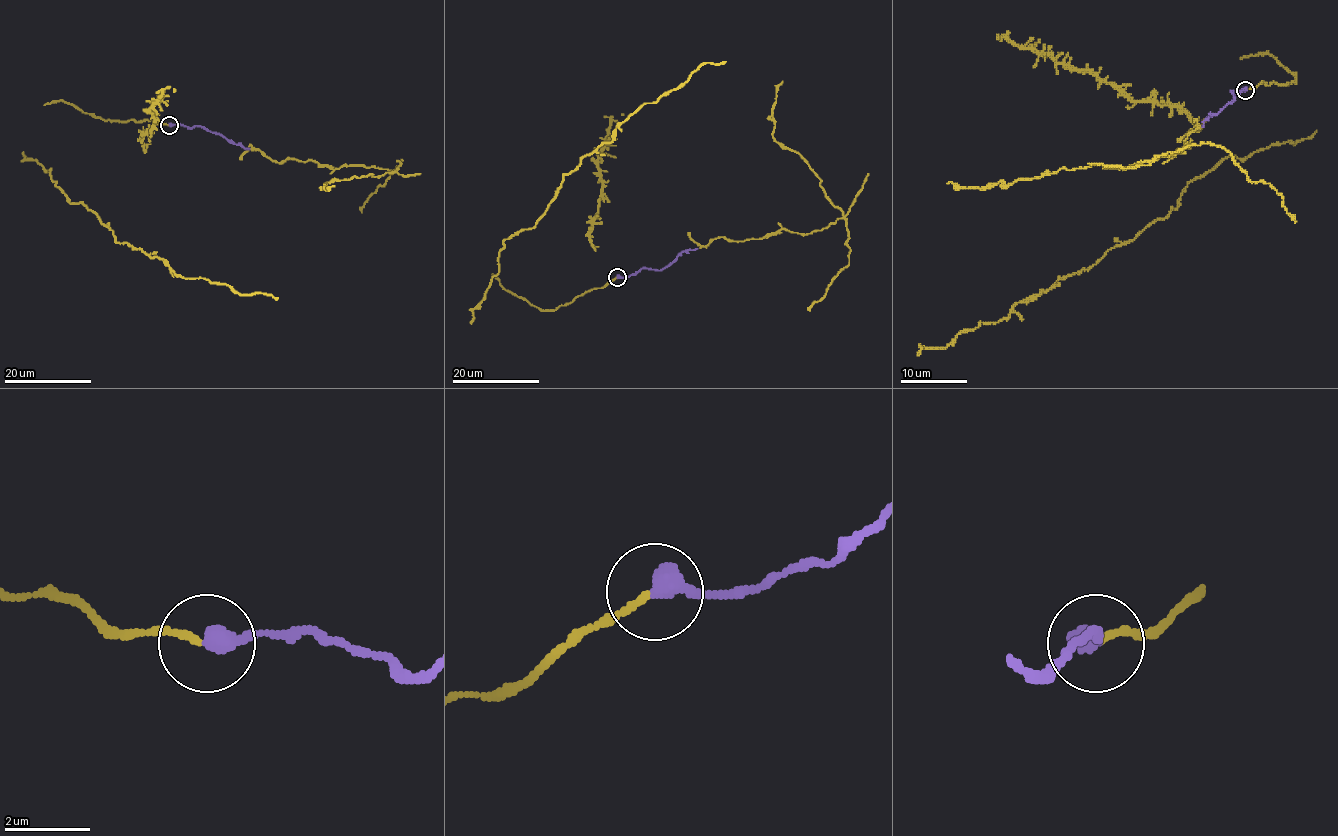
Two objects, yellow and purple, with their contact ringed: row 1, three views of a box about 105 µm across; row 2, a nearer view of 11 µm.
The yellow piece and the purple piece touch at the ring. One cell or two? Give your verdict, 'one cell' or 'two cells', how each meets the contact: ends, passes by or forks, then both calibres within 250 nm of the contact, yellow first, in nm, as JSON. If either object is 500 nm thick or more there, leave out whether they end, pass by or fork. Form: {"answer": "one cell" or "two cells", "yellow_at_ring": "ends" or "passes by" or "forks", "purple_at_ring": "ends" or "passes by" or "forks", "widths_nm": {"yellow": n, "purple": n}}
{"answer": "one cell", "yellow_at_ring": "ends", "purple_at_ring": "ends", "widths_nm": {"yellow": 150, "purple": 480}}

